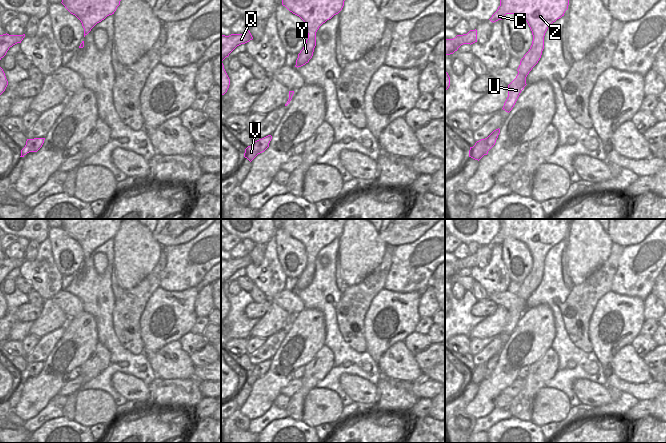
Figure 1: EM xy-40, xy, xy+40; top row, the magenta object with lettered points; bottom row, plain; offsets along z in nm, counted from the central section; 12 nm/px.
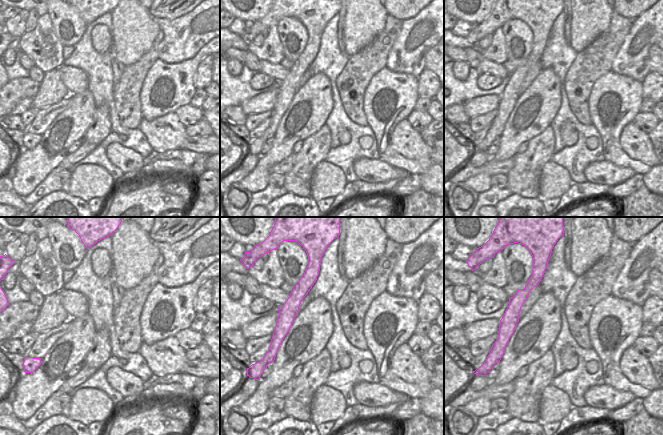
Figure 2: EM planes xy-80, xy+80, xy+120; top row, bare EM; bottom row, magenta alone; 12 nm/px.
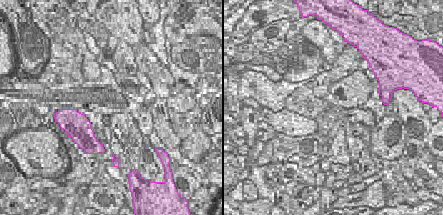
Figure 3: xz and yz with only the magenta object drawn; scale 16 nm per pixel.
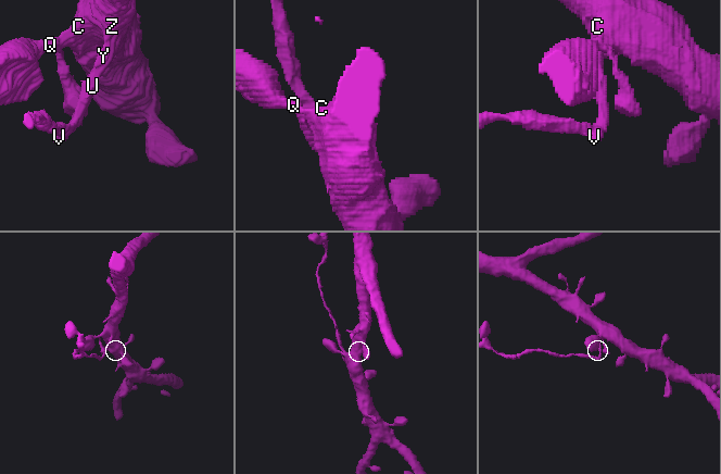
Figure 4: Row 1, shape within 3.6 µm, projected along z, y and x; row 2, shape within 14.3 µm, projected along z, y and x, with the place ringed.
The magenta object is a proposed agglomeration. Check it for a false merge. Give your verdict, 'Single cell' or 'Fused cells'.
Fused cells

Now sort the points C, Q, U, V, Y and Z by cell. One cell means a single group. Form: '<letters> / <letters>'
C Q Z / U V Y

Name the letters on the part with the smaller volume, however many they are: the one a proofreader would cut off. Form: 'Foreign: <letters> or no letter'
Foreign: U, V, Y

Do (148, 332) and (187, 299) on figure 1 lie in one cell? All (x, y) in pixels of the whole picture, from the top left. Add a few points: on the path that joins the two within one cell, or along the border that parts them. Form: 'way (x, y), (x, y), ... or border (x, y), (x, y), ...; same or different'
way (153, 323), (156, 323), (171, 306), (175, 306); same

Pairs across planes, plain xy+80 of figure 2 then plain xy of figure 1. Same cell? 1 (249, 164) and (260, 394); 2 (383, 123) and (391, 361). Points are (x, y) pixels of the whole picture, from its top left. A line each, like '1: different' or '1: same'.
1: different
2: different

